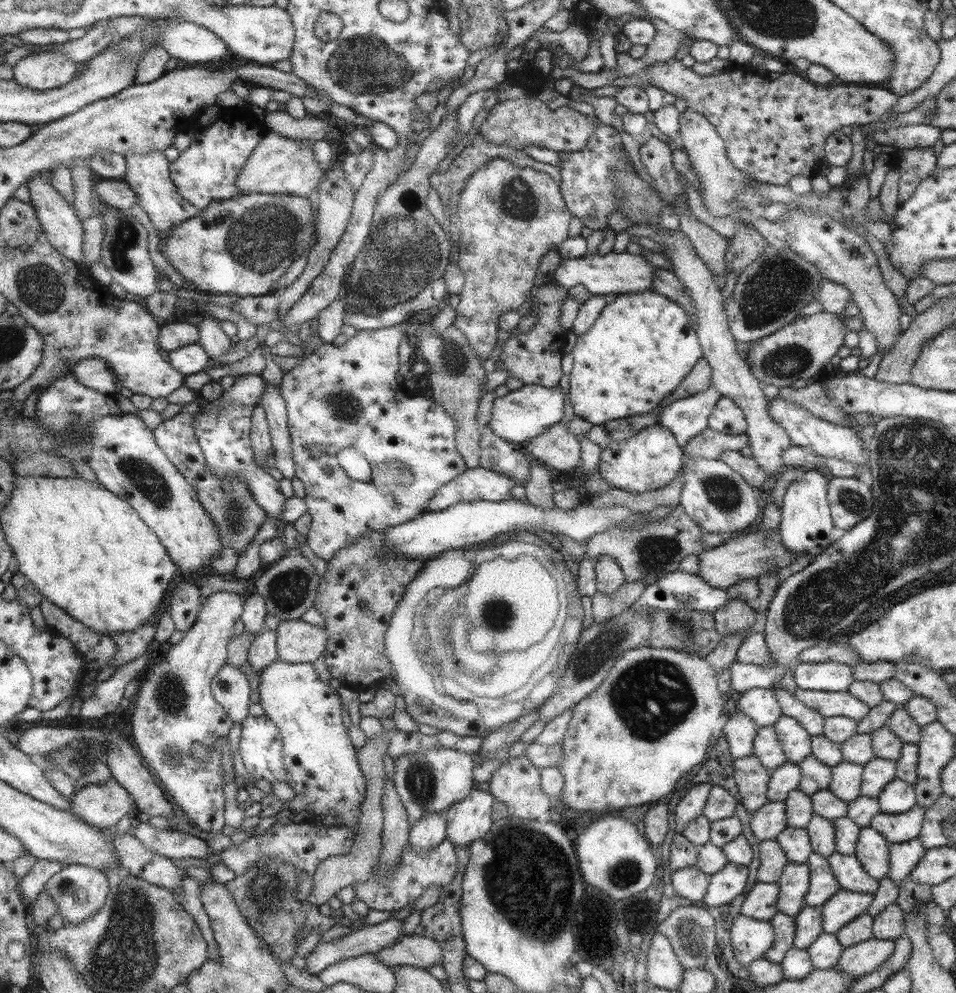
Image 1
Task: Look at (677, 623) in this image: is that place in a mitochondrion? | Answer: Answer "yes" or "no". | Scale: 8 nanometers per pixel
yes

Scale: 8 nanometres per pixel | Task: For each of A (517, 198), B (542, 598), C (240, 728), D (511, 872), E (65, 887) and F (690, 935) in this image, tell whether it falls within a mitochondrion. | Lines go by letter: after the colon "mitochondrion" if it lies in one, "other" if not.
A: mitochondrion
B: other
C: other
D: mitochondrion
E: mitochondrion
F: mitochondrion

